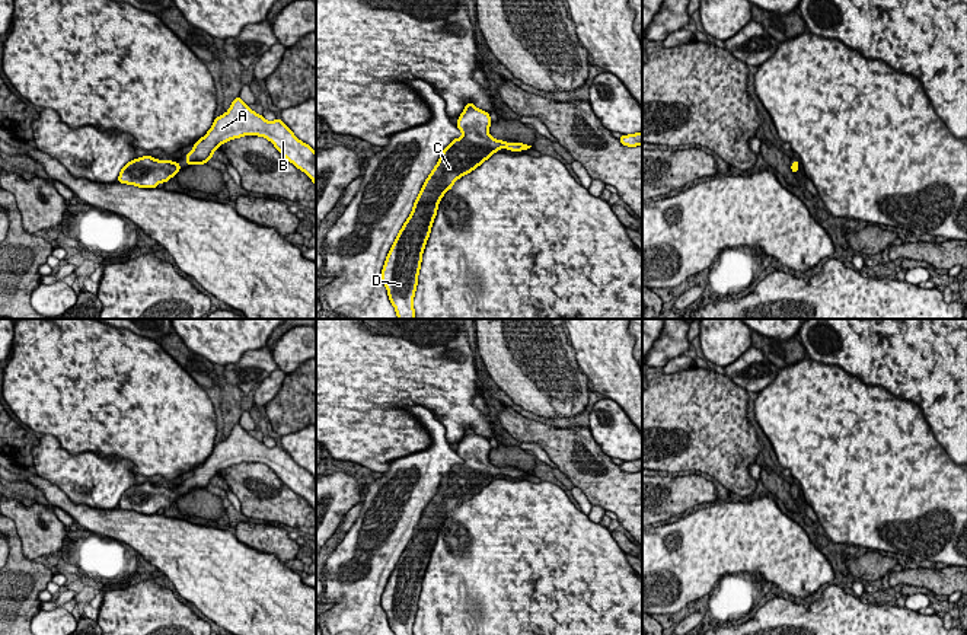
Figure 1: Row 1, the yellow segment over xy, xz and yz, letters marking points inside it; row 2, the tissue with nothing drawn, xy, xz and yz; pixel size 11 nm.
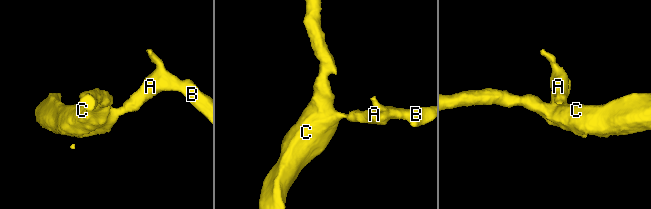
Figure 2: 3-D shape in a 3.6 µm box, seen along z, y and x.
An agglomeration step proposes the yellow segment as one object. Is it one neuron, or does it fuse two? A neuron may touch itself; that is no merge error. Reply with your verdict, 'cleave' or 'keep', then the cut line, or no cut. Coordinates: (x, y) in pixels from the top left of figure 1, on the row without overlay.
keep | no cut

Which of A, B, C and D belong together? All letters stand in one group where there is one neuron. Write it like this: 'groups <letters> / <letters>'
groups A B C D

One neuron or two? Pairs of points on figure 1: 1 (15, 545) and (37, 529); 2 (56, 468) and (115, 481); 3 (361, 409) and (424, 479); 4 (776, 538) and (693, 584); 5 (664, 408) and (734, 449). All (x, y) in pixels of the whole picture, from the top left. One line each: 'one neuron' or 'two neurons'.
1: two neurons
2: one neuron
3: two neurons
4: one neuron
5: one neuron

